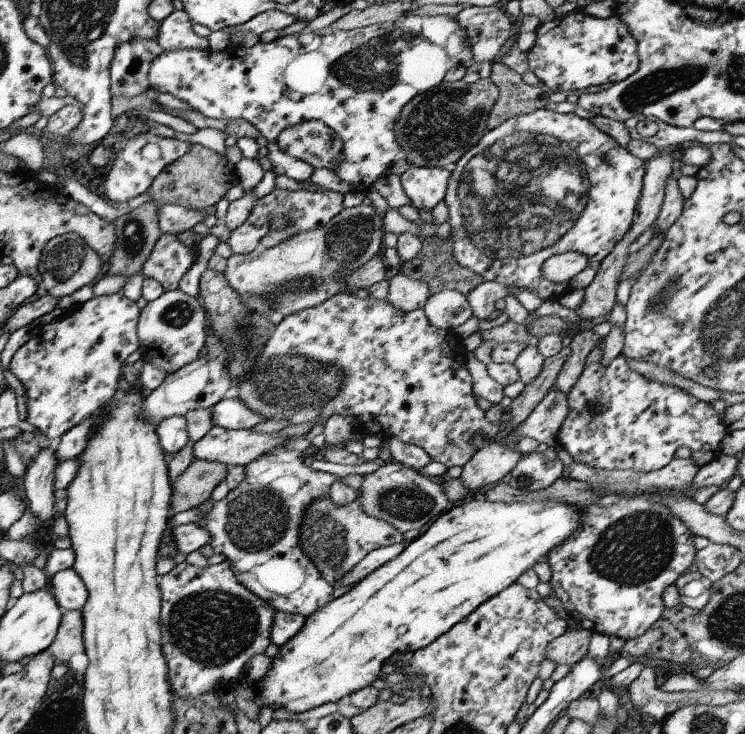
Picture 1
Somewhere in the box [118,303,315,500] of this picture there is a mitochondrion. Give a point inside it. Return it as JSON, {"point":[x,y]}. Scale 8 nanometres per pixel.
{"point":[243,331]}

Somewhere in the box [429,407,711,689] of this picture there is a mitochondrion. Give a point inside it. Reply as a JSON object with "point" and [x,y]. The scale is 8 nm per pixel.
{"point":[633,550]}

